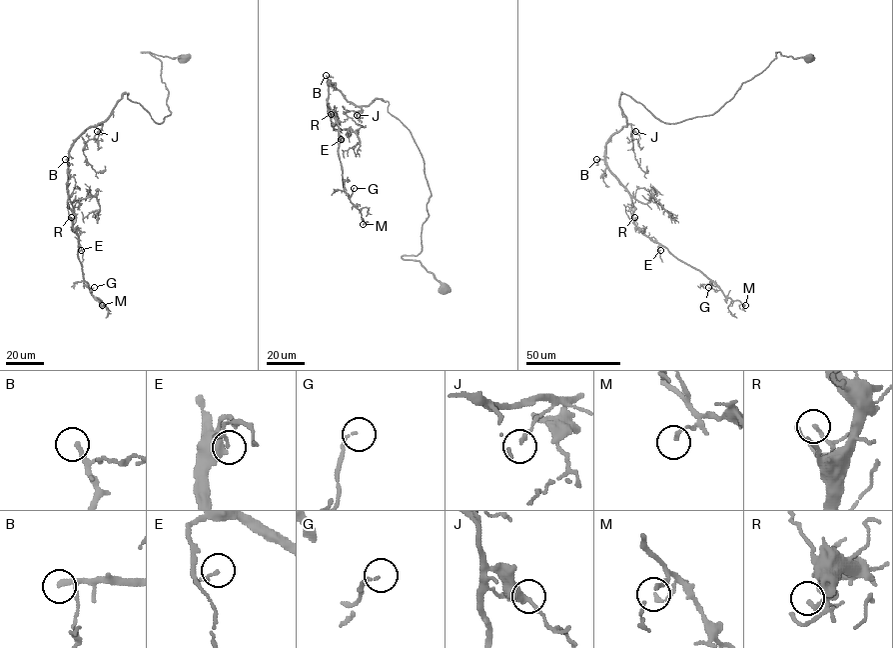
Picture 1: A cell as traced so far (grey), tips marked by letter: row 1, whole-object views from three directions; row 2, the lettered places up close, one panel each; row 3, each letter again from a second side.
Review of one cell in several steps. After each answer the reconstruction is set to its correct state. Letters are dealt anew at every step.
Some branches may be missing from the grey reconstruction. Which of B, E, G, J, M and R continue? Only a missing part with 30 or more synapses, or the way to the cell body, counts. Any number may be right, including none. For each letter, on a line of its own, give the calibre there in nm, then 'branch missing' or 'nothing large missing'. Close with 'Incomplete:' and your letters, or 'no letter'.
B: calibre 180 nm; branch missing
E: calibre 170 nm; nothing large missing
G: calibre 90 nm; nothing large missing
J: calibre 160 nm; nothing large missing
M: calibre 140 nm; nothing large missing
R: calibre 160 nm; nothing large missing
Incomplete: B

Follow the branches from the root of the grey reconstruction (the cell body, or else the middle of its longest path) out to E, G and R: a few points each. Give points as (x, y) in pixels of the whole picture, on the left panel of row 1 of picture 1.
E: (184, 58), (141, 52), (161, 62), (170, 111), (161, 123), (124, 93), (73, 143), (68, 207), (81, 250)
G: (184, 58), (141, 52), (161, 62), (161, 123), (124, 93), (69, 153), (68, 207), (94, 287)
R: (184, 58), (141, 52), (161, 62), (170, 111), (161, 123), (124, 93), (105, 121), (73, 143), (71, 217)

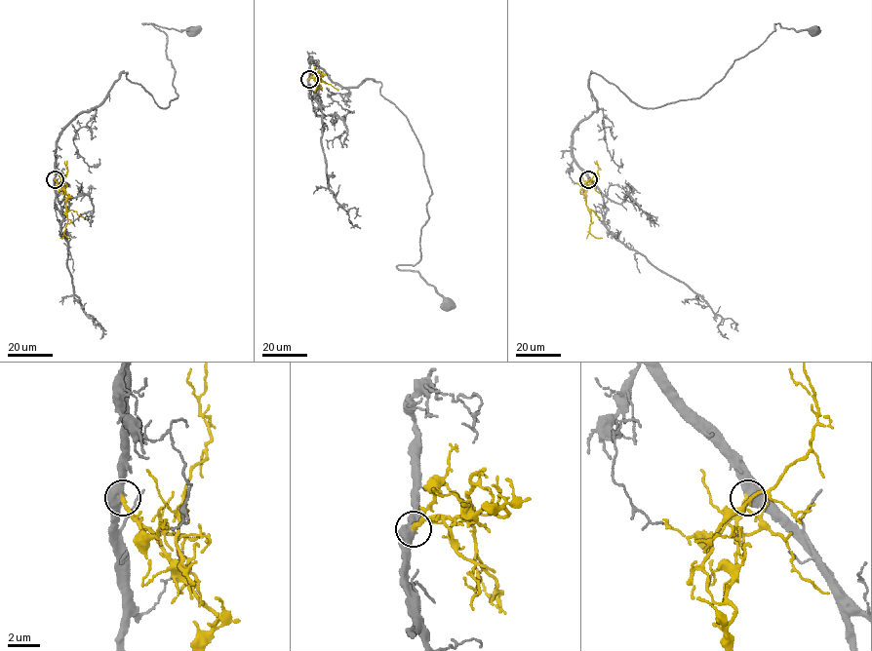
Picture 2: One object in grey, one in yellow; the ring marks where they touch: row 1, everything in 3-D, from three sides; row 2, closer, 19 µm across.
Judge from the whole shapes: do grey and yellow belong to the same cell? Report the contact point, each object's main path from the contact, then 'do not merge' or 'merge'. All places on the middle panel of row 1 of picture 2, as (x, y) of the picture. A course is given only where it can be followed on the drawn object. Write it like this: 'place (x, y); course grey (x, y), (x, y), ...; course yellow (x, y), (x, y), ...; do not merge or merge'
place (309, 79); course grey (309, 79), (315, 62), (343, 87), (379, 82), (405, 116), (431, 195), (420, 259), (397, 266), (447, 304); course yellow (309, 79), (322, 76), (315, 93); merge

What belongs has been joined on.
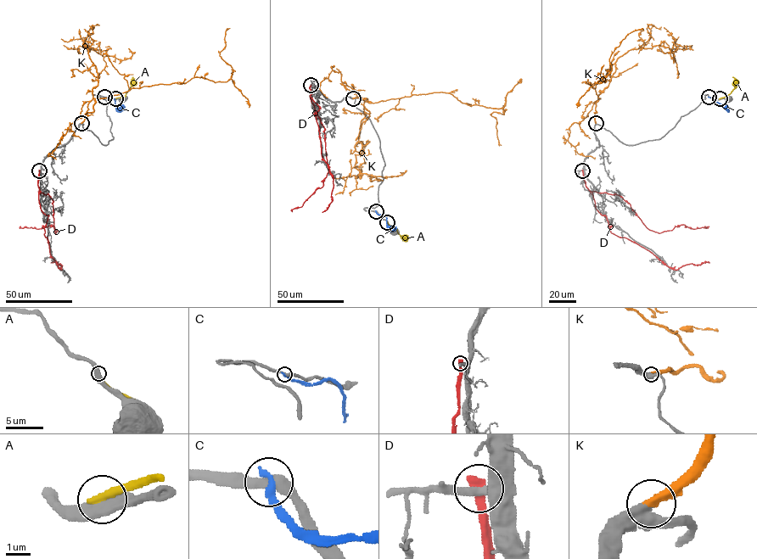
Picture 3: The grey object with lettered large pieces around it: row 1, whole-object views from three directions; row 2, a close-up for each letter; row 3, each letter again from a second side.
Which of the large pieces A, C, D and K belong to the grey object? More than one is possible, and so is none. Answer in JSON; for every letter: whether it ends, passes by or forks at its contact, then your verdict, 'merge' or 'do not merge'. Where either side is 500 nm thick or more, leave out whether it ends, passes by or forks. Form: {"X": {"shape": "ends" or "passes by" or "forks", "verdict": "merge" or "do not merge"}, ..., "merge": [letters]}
{"A": {"verdict": "do not merge"}, "C": {"shape": "ends", "verdict": "do not merge"}, "D": {"shape": "ends", "verdict": "do not merge"}, "K": {"shape": "ends", "verdict": "merge"}, "merge": ["K"]}

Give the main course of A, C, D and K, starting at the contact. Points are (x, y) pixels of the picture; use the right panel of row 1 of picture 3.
A: (720, 98), (734, 88), (732, 77)
C: (709, 97), (727, 109)
D: (582, 170), (596, 209), (606, 217), (612, 233), (634, 241), (675, 270), (690, 264), (709, 262)
K: (596, 123), (600, 98), (589, 84), (602, 77), (606, 82), (613, 53), (629, 33), (642, 28)

